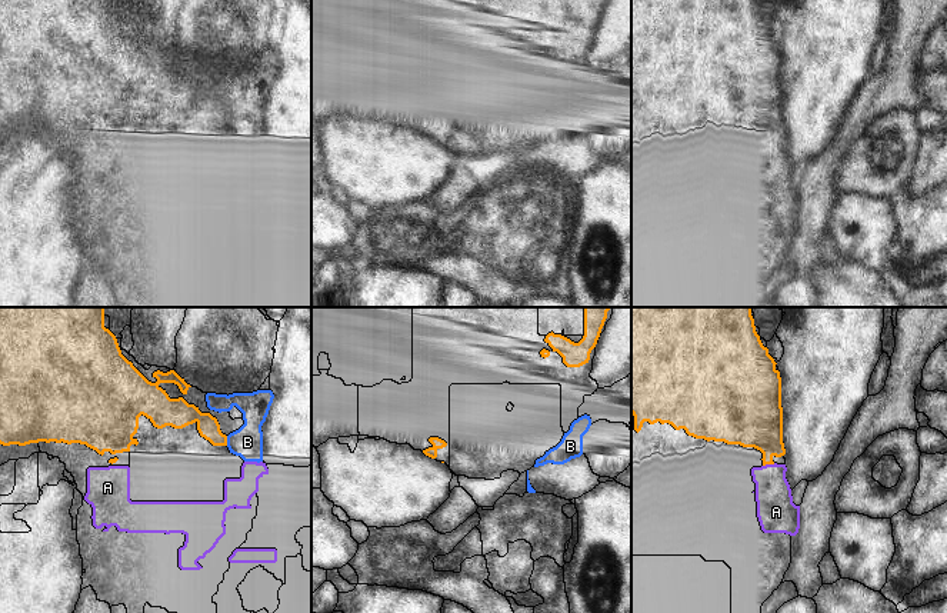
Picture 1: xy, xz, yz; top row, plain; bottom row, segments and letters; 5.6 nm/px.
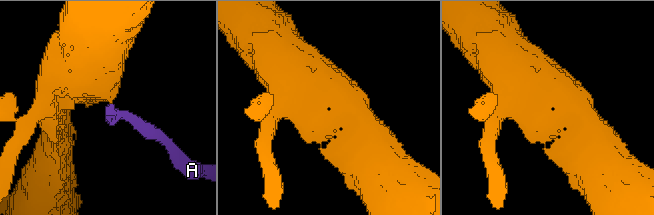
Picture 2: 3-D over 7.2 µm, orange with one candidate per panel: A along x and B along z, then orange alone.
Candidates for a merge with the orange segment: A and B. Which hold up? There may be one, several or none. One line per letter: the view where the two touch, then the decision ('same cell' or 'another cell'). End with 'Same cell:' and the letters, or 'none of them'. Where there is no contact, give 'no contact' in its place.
A: contact in yz; same cell
B: contact in xy; another cell
Same cell: A

